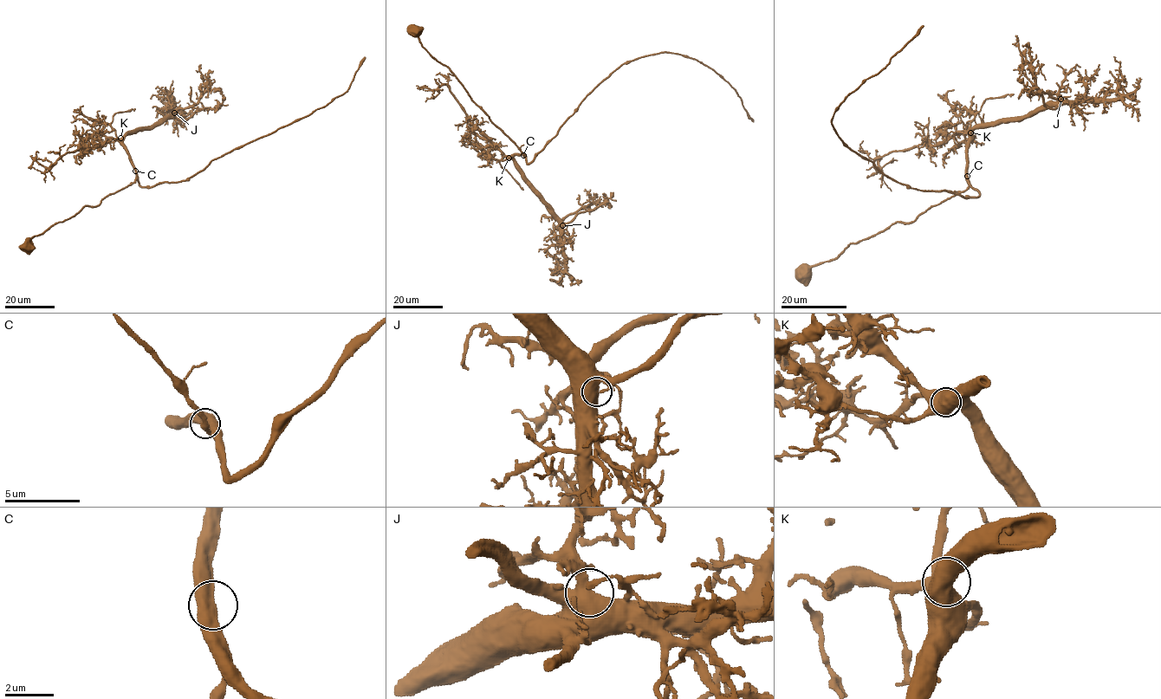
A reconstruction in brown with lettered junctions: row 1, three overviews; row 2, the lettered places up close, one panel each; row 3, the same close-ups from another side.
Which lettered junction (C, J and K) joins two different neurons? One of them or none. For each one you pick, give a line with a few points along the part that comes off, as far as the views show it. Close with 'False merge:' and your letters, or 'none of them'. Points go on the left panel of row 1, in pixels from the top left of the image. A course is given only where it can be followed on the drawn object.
False merge: none of them

